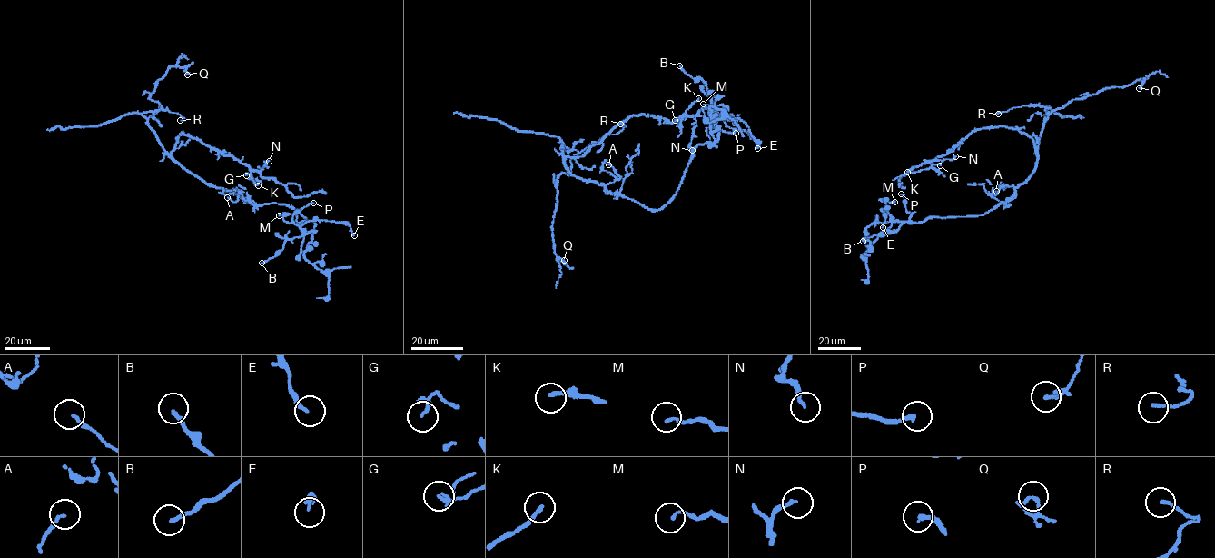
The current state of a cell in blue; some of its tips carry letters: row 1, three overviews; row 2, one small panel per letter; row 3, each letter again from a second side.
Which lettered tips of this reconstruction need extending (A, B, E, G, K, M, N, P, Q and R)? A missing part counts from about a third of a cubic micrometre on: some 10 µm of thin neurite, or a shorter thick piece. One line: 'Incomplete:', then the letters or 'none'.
Incomplete: P

